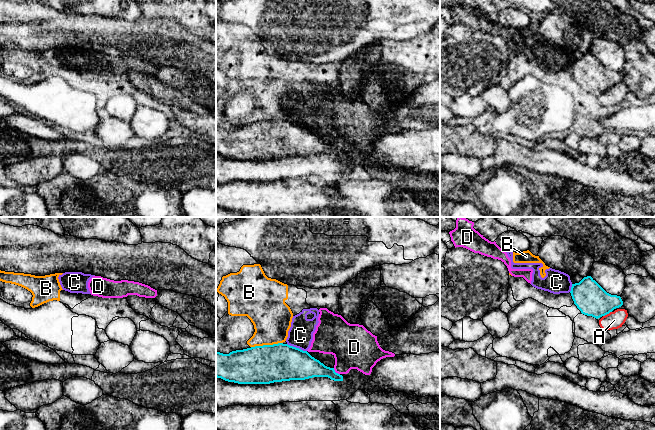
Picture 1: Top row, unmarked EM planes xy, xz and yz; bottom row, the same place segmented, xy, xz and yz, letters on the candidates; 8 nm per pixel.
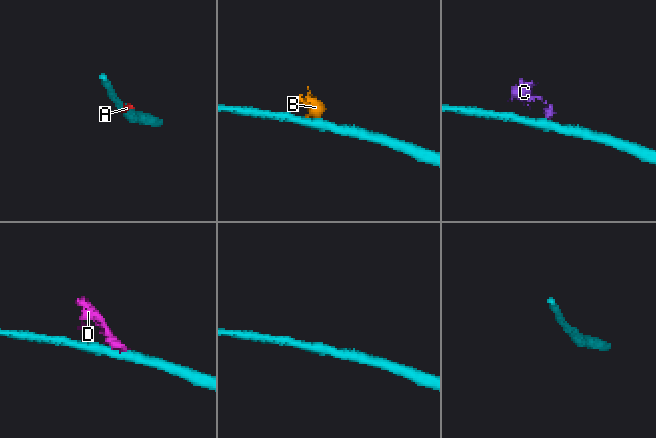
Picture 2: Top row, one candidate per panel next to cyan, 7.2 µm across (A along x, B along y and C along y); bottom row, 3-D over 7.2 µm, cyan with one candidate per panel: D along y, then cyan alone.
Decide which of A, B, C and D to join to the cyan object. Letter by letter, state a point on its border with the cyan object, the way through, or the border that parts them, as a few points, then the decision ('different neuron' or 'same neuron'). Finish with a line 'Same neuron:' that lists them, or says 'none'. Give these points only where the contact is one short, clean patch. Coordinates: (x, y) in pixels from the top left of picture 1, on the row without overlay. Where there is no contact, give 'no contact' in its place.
A: yz (607, 89) | different neuron
B: xz (266, 121) | different neuron
C: xz (297, 124) | along xz (287, 119), (306, 127) | different neuron
D: xz (335, 148) | different neuron
Same neuron: none

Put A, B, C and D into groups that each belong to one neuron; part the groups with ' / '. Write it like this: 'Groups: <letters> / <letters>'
Groups: A / B C D

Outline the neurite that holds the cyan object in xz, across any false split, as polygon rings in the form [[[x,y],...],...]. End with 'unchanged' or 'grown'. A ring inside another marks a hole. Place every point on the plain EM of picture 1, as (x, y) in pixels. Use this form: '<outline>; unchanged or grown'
[[[283,119],[229,130],[216,128],[216,153],[238,160],[270,160],[313,153],[343,157],[334,144],[325,142],[307,127]]]; unchanged

